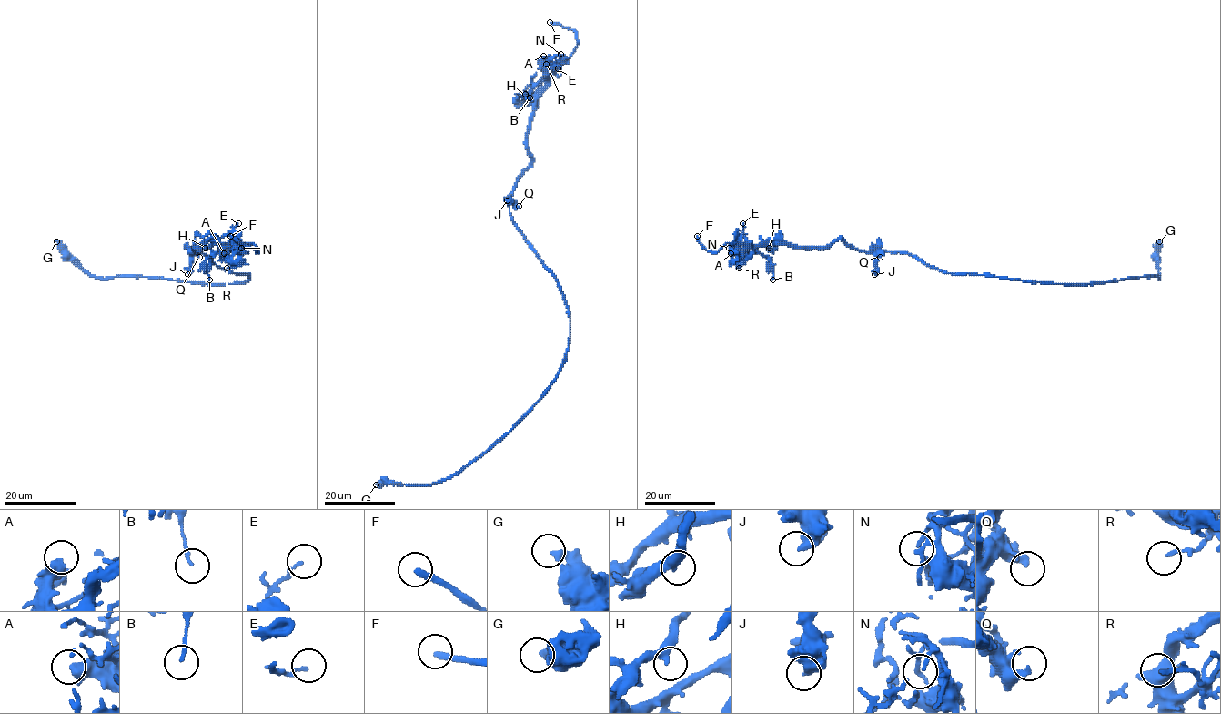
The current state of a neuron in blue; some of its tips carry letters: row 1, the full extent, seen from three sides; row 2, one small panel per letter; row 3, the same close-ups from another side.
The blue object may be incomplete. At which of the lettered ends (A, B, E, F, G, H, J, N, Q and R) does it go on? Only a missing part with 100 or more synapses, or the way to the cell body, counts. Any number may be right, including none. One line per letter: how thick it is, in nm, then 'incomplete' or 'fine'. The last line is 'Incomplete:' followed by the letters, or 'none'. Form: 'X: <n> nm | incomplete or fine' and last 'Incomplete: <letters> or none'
A: 550 nm | fine
B: 130 nm | fine
E: 130 nm | fine
F: 280 nm | incomplete
G: 360 nm | fine
H: 340 nm | fine
J: 460 nm | fine
N: 120 nm | fine
Q: 260 nm | fine
R: 140 nm | fine
Incomplete: F

